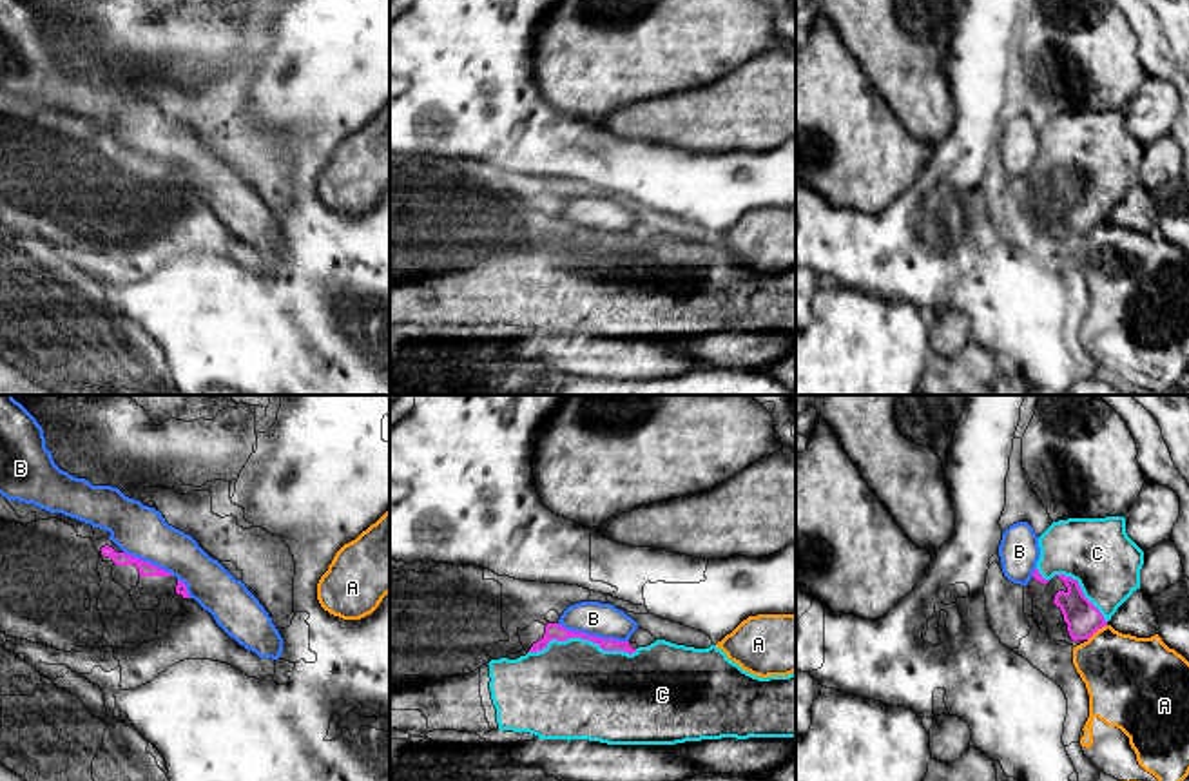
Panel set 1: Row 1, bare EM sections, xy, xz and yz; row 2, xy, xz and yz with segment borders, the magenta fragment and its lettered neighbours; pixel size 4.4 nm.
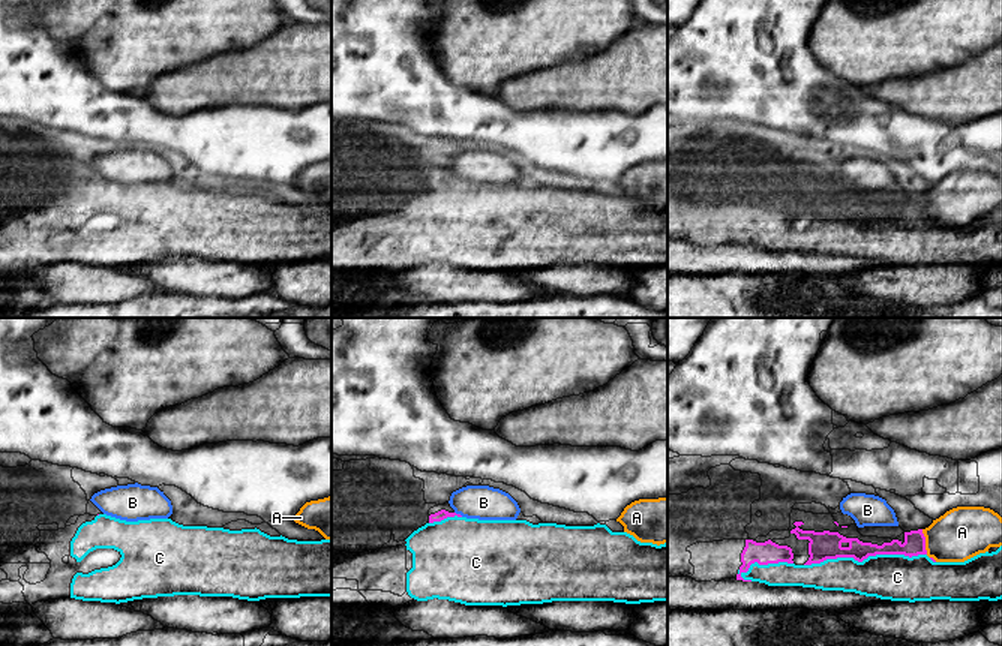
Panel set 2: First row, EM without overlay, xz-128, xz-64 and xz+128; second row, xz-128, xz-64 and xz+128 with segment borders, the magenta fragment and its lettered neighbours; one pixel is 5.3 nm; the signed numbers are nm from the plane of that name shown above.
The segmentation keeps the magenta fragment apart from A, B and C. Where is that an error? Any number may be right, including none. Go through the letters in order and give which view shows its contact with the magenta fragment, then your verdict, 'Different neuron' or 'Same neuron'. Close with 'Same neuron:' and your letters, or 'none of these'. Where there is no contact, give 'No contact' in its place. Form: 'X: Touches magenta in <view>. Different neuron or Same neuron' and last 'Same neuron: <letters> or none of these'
A: Touches magenta in yz. Different neuron
B: Touches magenta in xz. Different neuron
C: Touches magenta in xz. Same neuron
Same neuron: C

